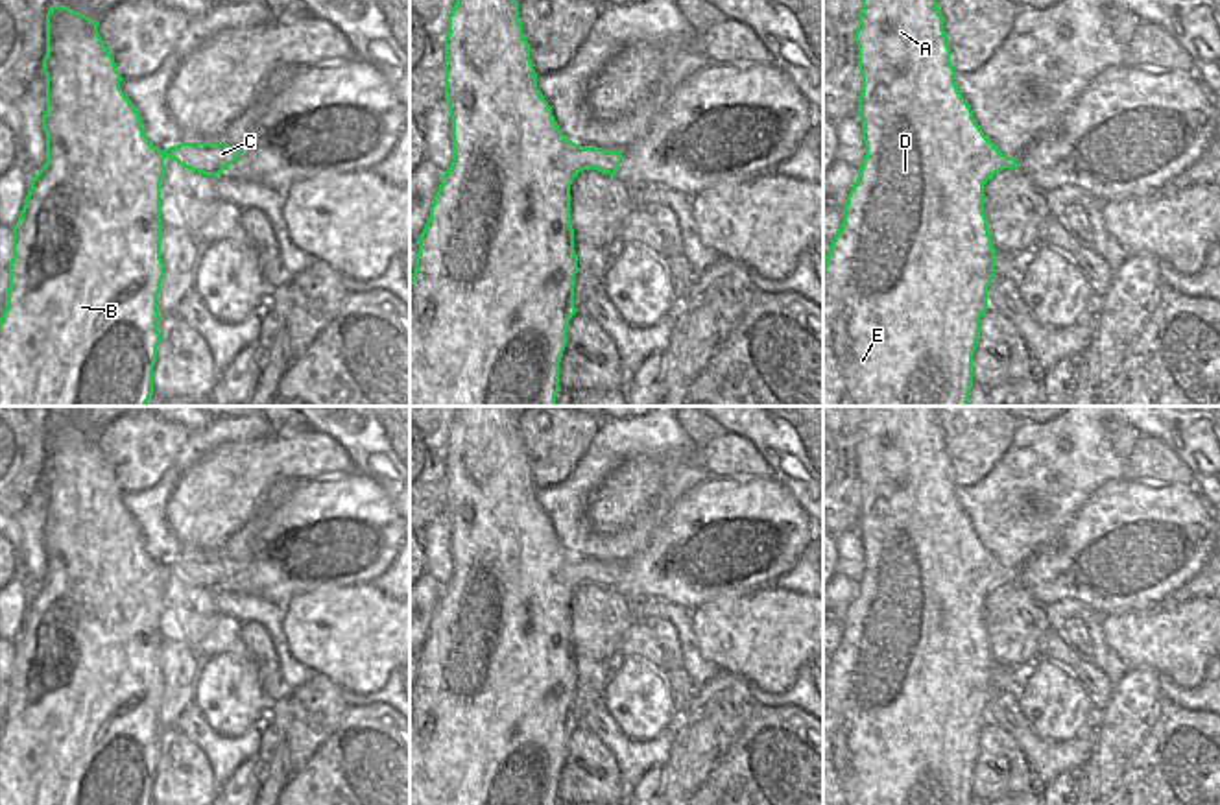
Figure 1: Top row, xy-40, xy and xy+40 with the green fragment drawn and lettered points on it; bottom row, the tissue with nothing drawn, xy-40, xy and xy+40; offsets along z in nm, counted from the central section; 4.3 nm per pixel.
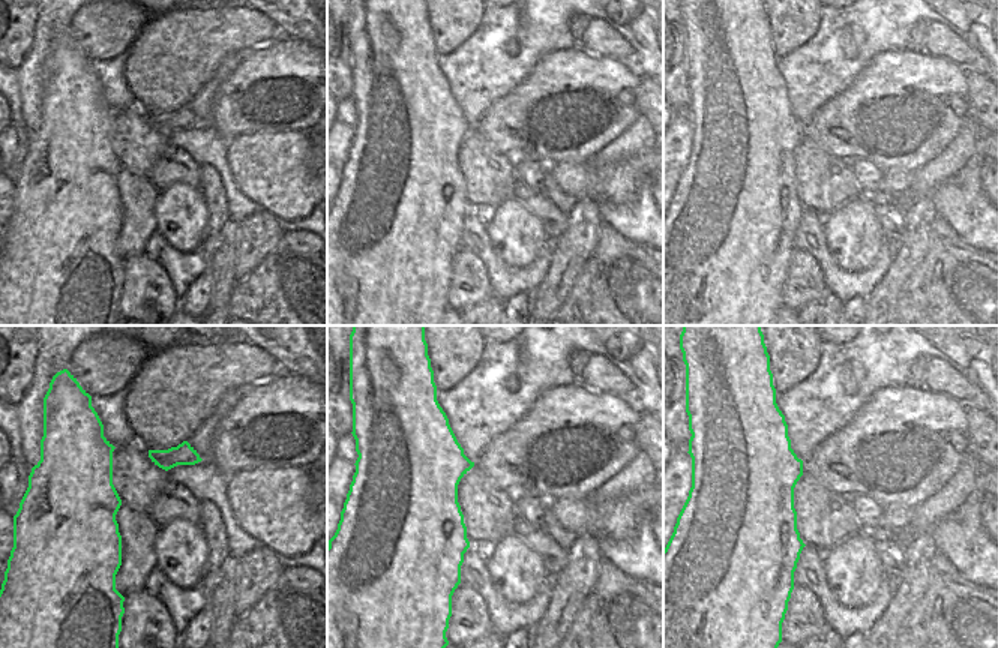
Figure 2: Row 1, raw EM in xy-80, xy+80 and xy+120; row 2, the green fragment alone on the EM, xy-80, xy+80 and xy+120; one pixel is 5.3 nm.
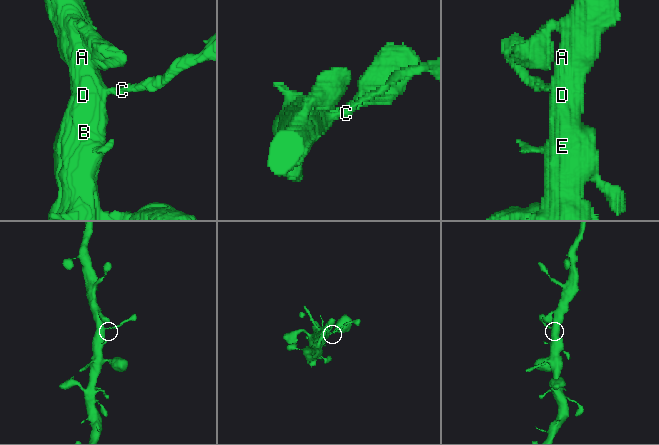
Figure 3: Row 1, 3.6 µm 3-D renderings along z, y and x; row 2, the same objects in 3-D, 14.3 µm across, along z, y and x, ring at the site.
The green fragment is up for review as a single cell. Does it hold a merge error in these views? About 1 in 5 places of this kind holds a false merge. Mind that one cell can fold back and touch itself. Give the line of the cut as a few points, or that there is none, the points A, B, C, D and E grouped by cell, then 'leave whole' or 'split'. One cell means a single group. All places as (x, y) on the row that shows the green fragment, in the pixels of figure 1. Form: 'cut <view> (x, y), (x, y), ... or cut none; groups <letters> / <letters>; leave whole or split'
cut none; groups A B C D E; leave whole

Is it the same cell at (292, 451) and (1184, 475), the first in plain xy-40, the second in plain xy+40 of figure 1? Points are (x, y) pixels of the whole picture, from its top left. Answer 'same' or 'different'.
same

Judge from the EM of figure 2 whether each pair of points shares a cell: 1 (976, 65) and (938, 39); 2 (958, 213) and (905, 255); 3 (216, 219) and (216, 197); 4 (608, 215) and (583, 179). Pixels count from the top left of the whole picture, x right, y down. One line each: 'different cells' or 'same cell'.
1: same cell
2: different cells
3: same cell
4: different cells

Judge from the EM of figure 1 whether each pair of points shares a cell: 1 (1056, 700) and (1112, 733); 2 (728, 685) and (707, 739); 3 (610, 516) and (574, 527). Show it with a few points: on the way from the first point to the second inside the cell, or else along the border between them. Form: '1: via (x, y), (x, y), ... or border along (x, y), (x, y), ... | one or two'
1: border along (1097, 713), (1093, 732) | two
2: via (726, 698), (715, 713), (711, 726) | one
3: border along (602, 482), (587, 521), (615, 534) | two

